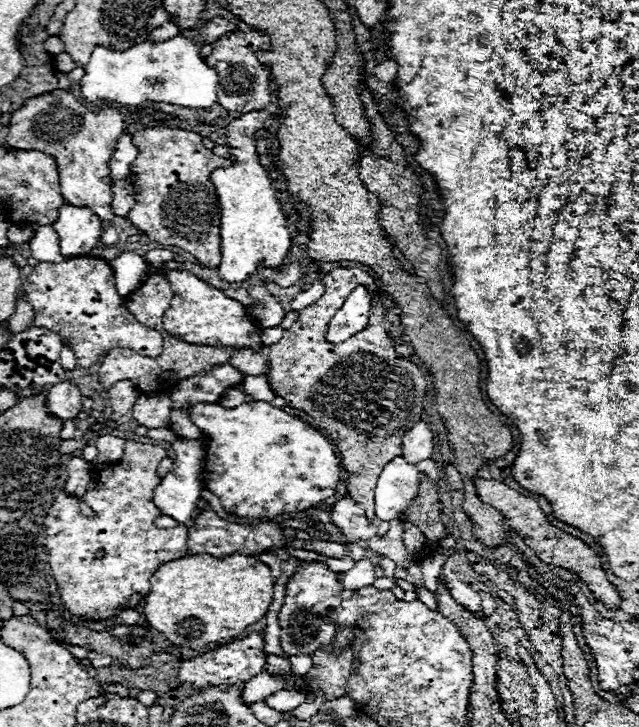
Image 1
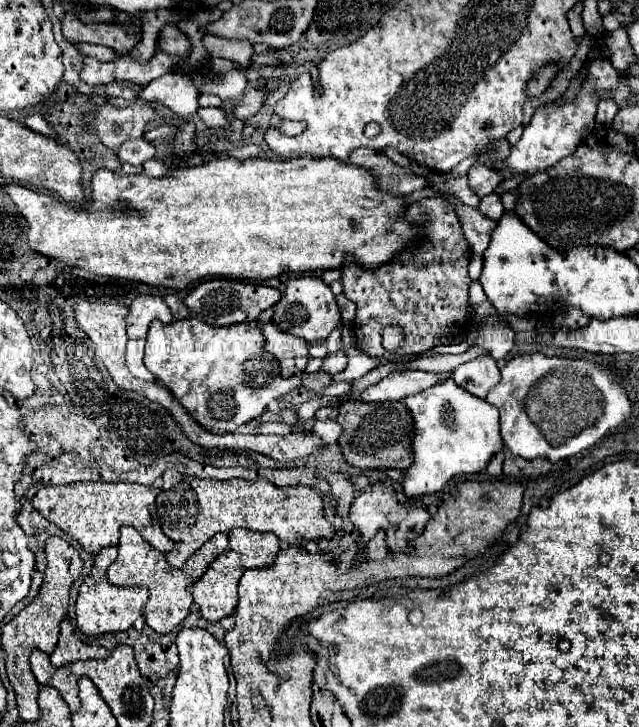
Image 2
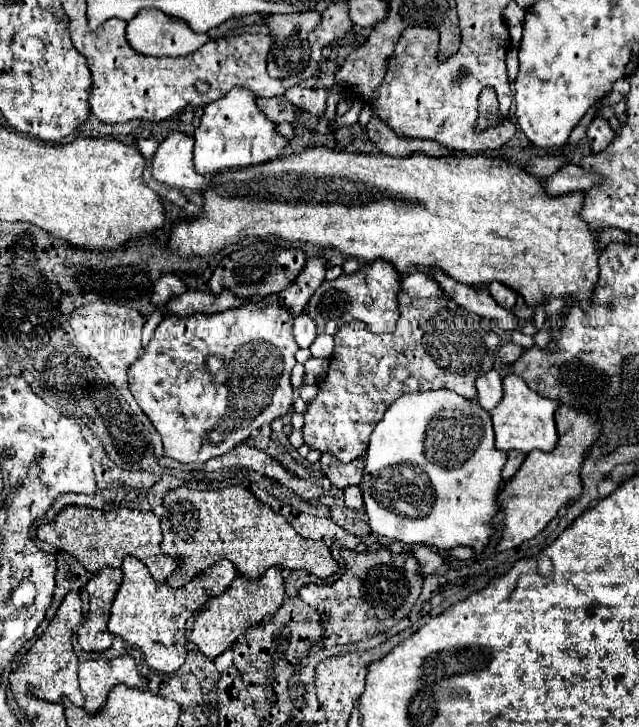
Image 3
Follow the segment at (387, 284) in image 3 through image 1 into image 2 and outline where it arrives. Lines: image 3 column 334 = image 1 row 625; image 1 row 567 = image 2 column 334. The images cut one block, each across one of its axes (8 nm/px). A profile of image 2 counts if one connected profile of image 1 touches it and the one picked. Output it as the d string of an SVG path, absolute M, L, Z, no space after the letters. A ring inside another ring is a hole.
M296 276L286 280L286 292L278 304L274 304L272 322L286 334L300 336L308 342L326 340L328 334L336 328L340 320L340 310L336 306L336 298L320 278L314 276Z

